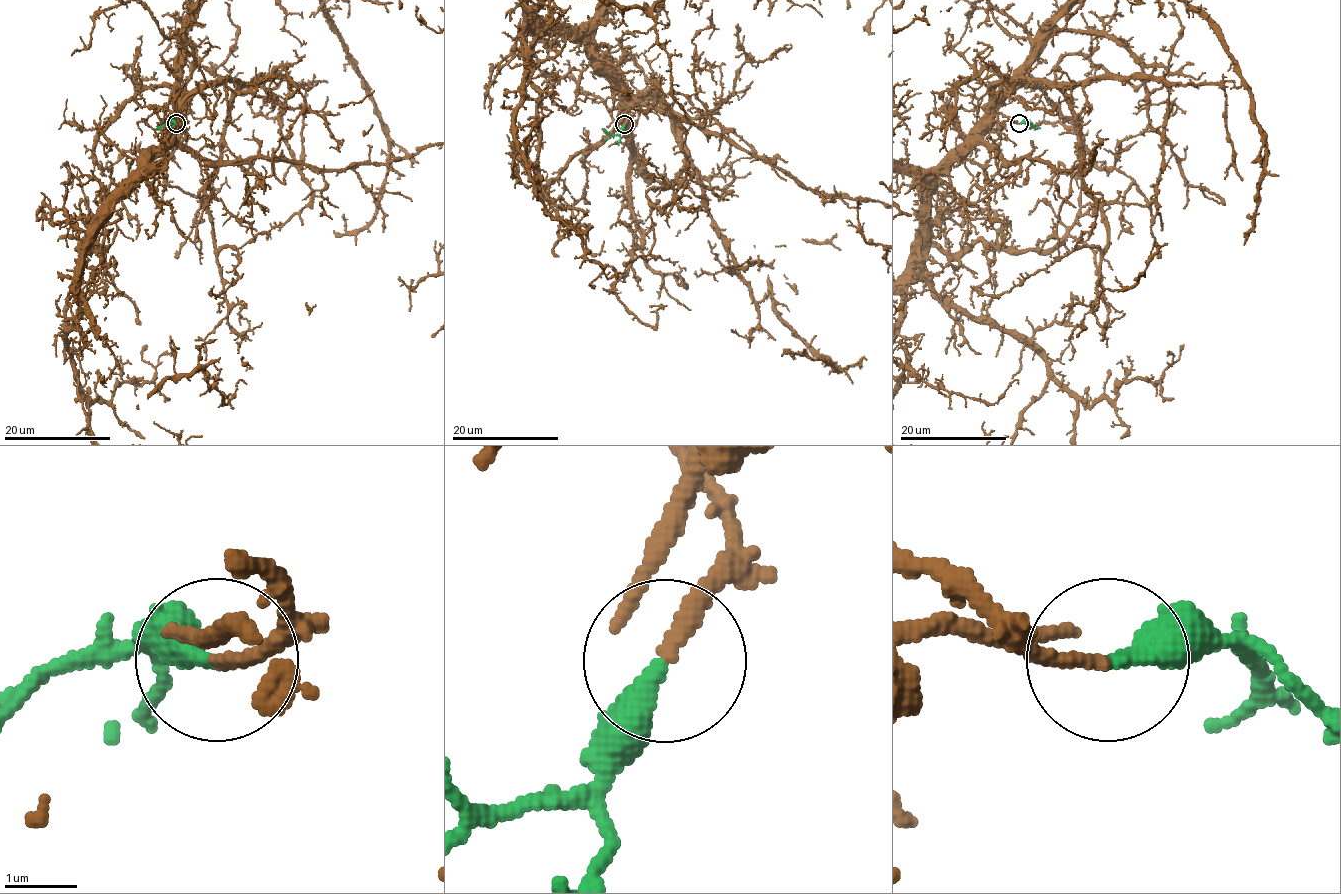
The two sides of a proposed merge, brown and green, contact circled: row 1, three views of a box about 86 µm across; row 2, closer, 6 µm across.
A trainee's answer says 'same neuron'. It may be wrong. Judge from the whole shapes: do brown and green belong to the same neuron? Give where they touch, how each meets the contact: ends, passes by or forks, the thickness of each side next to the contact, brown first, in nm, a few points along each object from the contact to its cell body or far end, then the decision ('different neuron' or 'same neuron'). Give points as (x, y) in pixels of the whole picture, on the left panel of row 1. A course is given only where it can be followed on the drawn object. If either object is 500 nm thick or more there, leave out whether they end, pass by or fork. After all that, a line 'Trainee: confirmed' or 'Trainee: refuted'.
(176, 123) | brown ends | green ends | 200/320 nm | brown via (176, 123), (177, 113), (148, 169), (189, 156), (285, 75), (343, 47) | green via (176, 123), (155, 129) | same neuron
Trainee: confirmed

